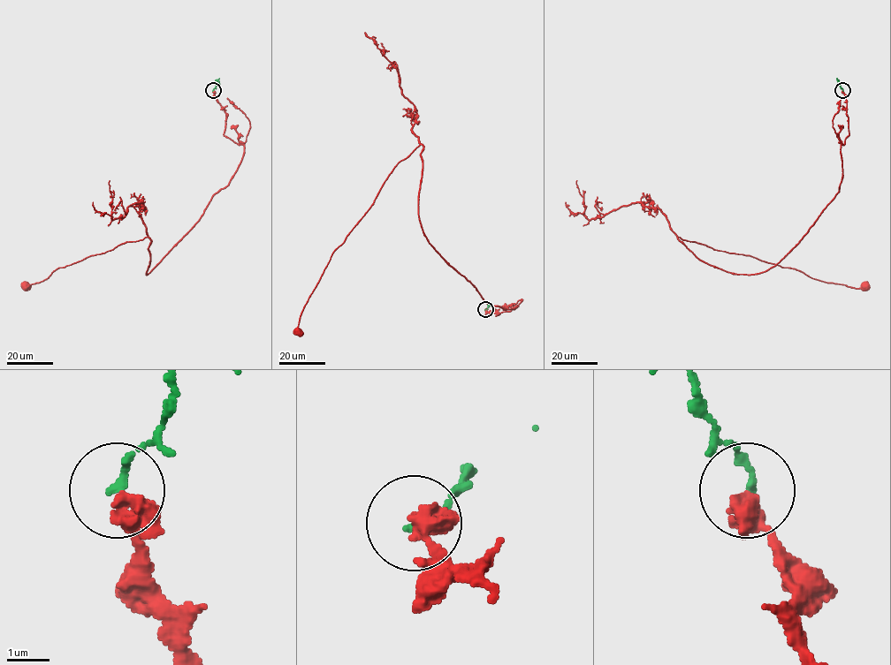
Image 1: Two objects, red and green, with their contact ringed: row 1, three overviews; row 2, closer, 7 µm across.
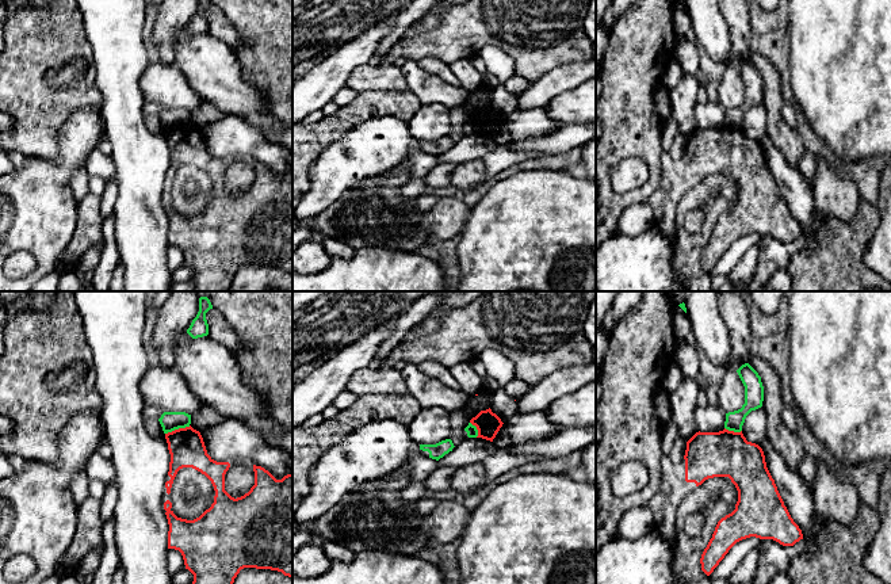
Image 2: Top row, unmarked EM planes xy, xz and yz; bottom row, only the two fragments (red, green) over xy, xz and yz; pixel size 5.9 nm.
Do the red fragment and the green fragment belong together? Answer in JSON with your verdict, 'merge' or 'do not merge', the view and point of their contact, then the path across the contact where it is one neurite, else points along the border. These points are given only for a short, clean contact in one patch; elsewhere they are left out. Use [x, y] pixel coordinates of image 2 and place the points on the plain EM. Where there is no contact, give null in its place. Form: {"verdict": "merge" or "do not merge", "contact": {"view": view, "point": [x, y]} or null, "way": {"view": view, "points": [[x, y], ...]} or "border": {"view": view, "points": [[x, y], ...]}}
{"verdict": "do not merge", "contact": {"view": "xy", "point": [179, 125]}, "border": {"view": "xy", "points": [[190, 122], [175, 125], [165, 130]]}}

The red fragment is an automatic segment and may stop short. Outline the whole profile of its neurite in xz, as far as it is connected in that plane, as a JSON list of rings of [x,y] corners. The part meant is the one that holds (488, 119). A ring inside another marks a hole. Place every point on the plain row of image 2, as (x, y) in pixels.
[[[492,106],[481,107],[475,114],[470,117],[473,122],[478,126],[478,133],[486,137],[493,138],[497,129],[502,123],[501,115],[492,108]]]

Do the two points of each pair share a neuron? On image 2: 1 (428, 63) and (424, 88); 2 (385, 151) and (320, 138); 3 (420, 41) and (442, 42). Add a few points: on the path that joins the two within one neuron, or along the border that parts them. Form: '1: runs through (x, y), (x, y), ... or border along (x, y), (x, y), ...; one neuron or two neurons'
1: border along (417, 63), (425, 71), (455, 86); two neurons
2: border along (362, 123), (351, 128), (329, 144), (312, 163); two neurons
3: runs through (425, 42), (436, 42); one neuron

